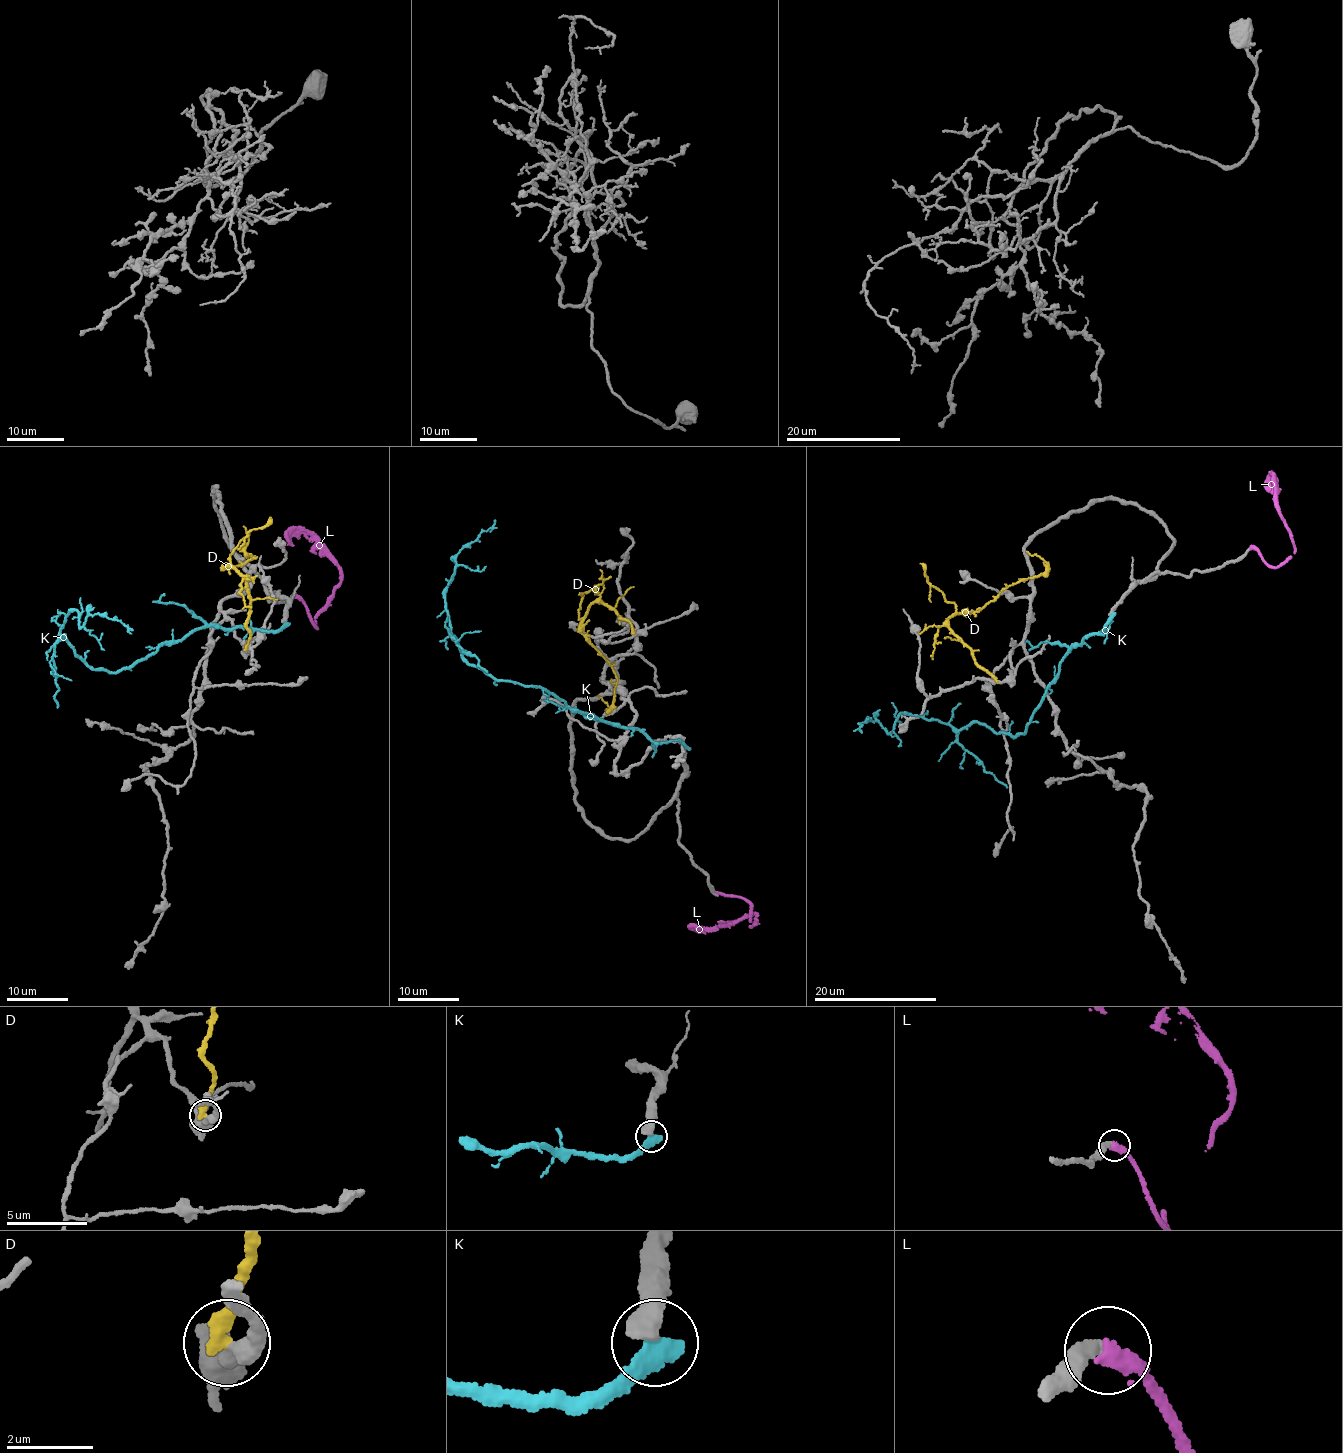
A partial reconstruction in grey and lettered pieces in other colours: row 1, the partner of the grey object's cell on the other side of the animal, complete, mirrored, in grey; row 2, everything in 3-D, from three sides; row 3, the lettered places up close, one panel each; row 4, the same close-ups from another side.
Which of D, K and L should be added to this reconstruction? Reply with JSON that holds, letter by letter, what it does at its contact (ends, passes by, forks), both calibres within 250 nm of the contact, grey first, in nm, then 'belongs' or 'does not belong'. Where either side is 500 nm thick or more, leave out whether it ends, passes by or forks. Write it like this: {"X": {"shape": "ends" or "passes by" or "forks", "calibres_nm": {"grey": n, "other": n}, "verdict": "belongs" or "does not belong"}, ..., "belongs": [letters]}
{"D": {"shape": "ends", "calibres_nm": {"grey": 360, "other": 360}, "verdict": "does not belong"}, "K": {"shape": "ends", "calibres_nm": {"grey": 480, "other": 440}, "verdict": "does not belong"}, "L": {"shape": "ends", "calibres_nm": {"grey": 360, "other": 320}, "verdict": "does not belong"}, "belongs": []}

